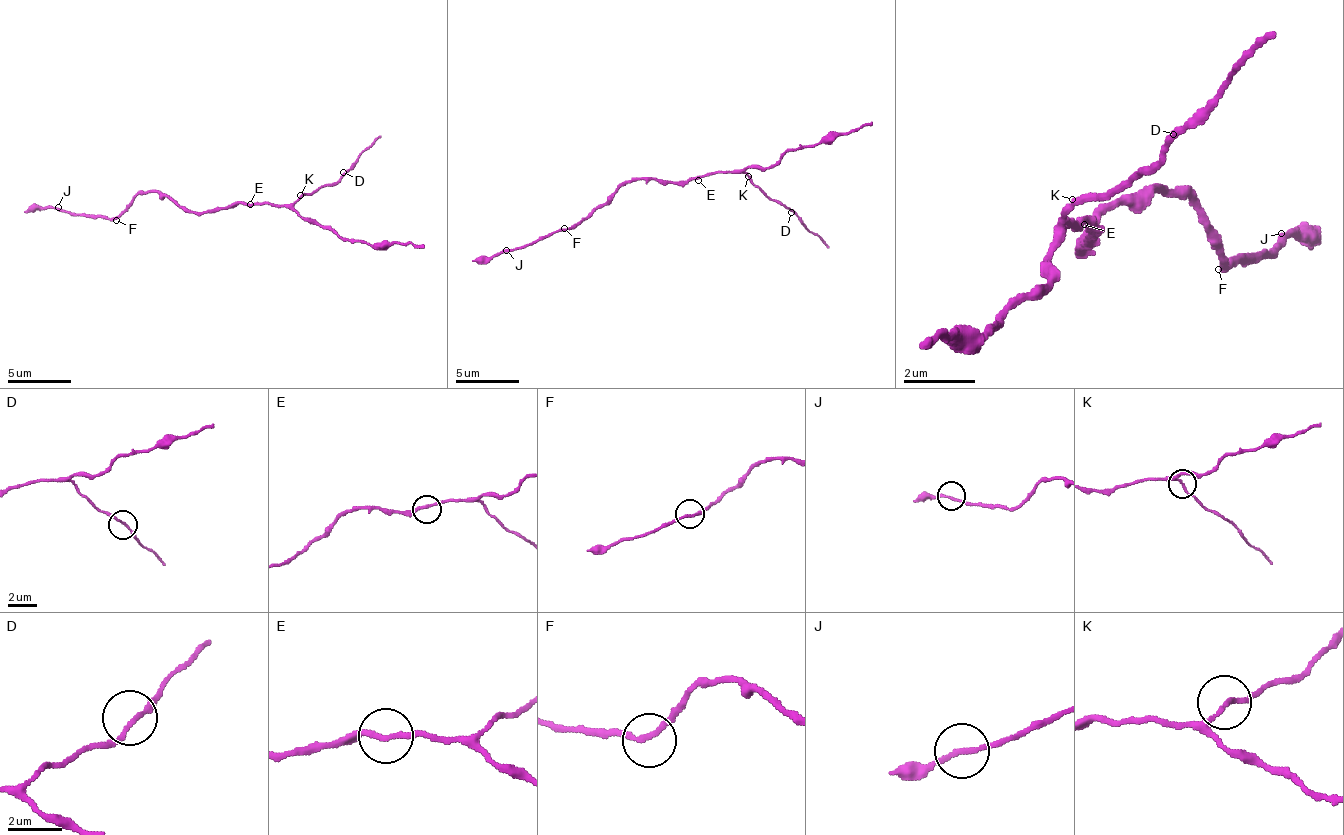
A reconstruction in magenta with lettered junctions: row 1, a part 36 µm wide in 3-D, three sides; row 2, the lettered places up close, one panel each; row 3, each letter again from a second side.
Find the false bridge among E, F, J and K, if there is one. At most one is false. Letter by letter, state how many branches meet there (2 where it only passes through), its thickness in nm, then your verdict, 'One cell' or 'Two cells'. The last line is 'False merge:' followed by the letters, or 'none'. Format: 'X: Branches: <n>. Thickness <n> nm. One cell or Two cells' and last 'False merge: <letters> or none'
E: Branches: 2. Thickness 200 nm. One cell
F: Branches: 2. Thickness 190 nm. One cell
J: Branches: 2. Thickness 190 nm. One cell
K: Branches: 2. Thickness 150 nm. One cell
False merge: none

